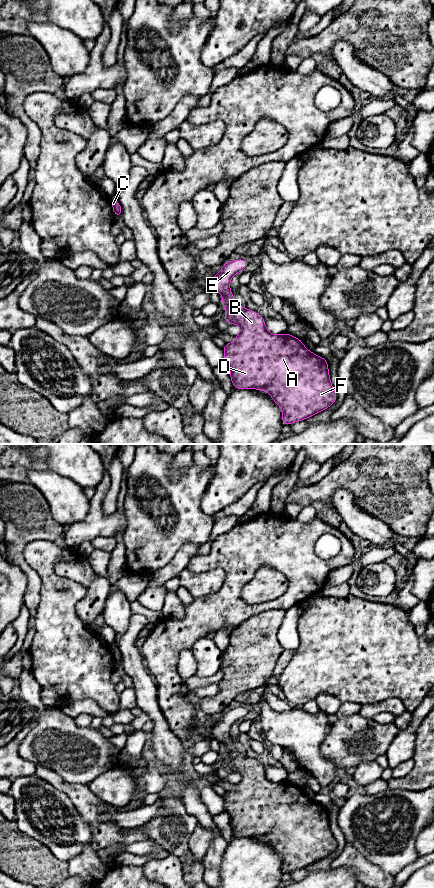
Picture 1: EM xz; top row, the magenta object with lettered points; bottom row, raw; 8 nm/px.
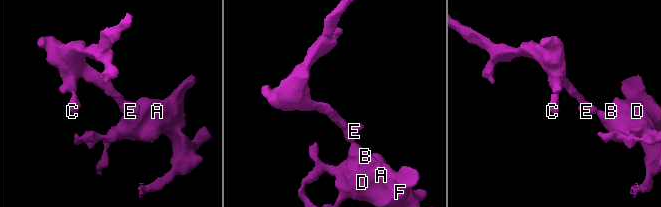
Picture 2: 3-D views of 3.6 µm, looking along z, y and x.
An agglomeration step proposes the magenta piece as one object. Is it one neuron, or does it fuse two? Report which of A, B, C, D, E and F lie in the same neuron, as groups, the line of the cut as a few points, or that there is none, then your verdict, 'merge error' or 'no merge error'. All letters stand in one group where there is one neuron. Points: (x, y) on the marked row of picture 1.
A B C D E F | no cut | no merge error

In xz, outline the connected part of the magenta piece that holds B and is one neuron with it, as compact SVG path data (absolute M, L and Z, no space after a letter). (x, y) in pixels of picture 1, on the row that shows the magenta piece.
M249 259L226 261L210 281L211 288L223 295L221 305L226 311L223 321L241 327L235 341L222 347L223 363L229 366L234 389L267 391L283 411L282 423L291 425L332 406L337 401L337 393L331 384L328 361L325 358L309 351L301 339L287 332L282 335L268 332L265 319L259 313L237 304L230 291L230 280L244 270L248 263Z

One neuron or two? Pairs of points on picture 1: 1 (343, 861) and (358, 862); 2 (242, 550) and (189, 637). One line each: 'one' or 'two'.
1: one
2: one

